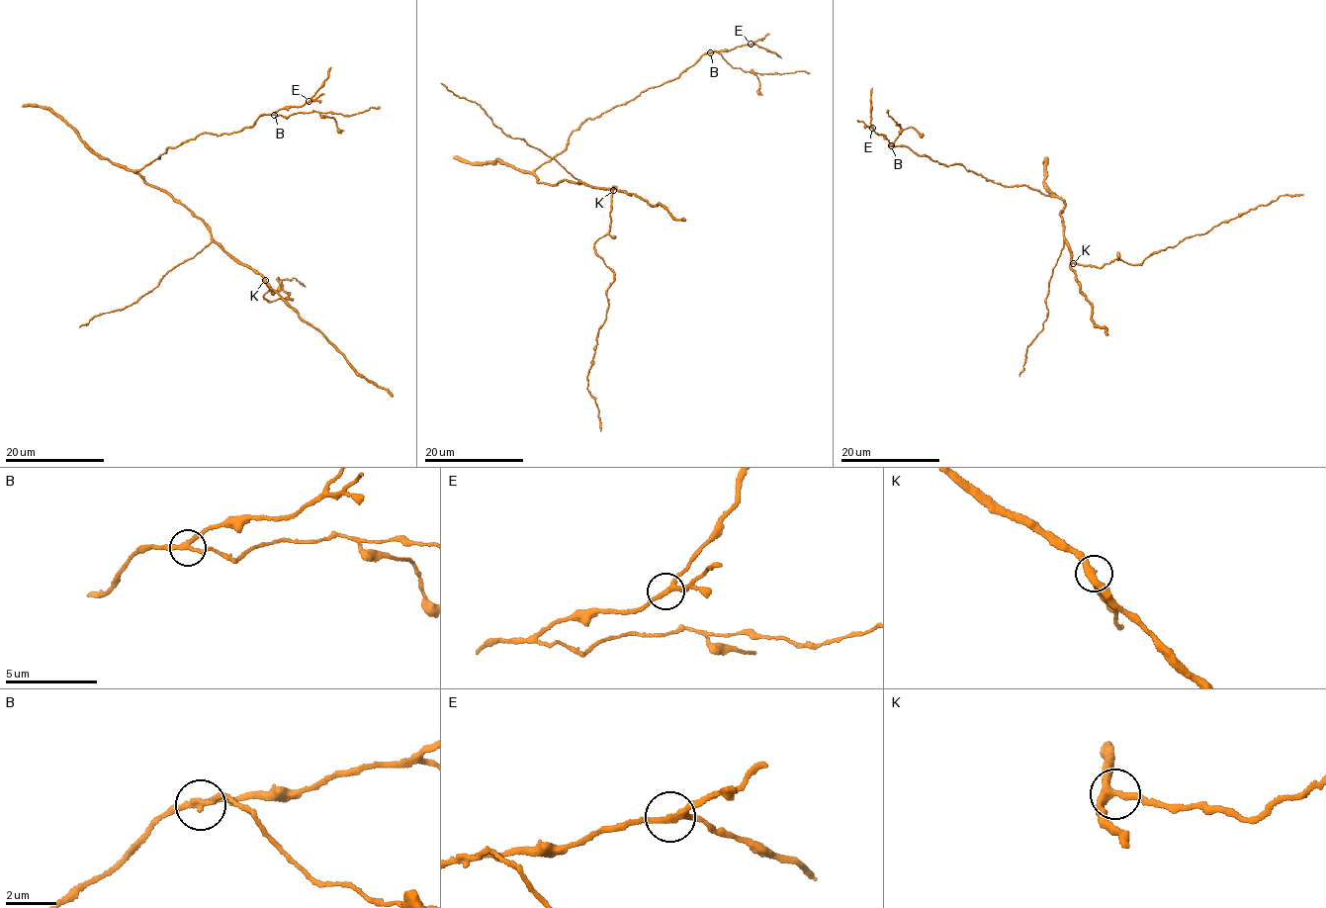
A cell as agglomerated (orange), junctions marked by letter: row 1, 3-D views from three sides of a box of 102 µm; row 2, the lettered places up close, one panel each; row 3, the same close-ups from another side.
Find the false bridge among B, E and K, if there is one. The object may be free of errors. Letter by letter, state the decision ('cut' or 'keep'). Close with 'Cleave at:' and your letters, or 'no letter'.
B: cut
E: keep
K: keep
Cleave at: B

